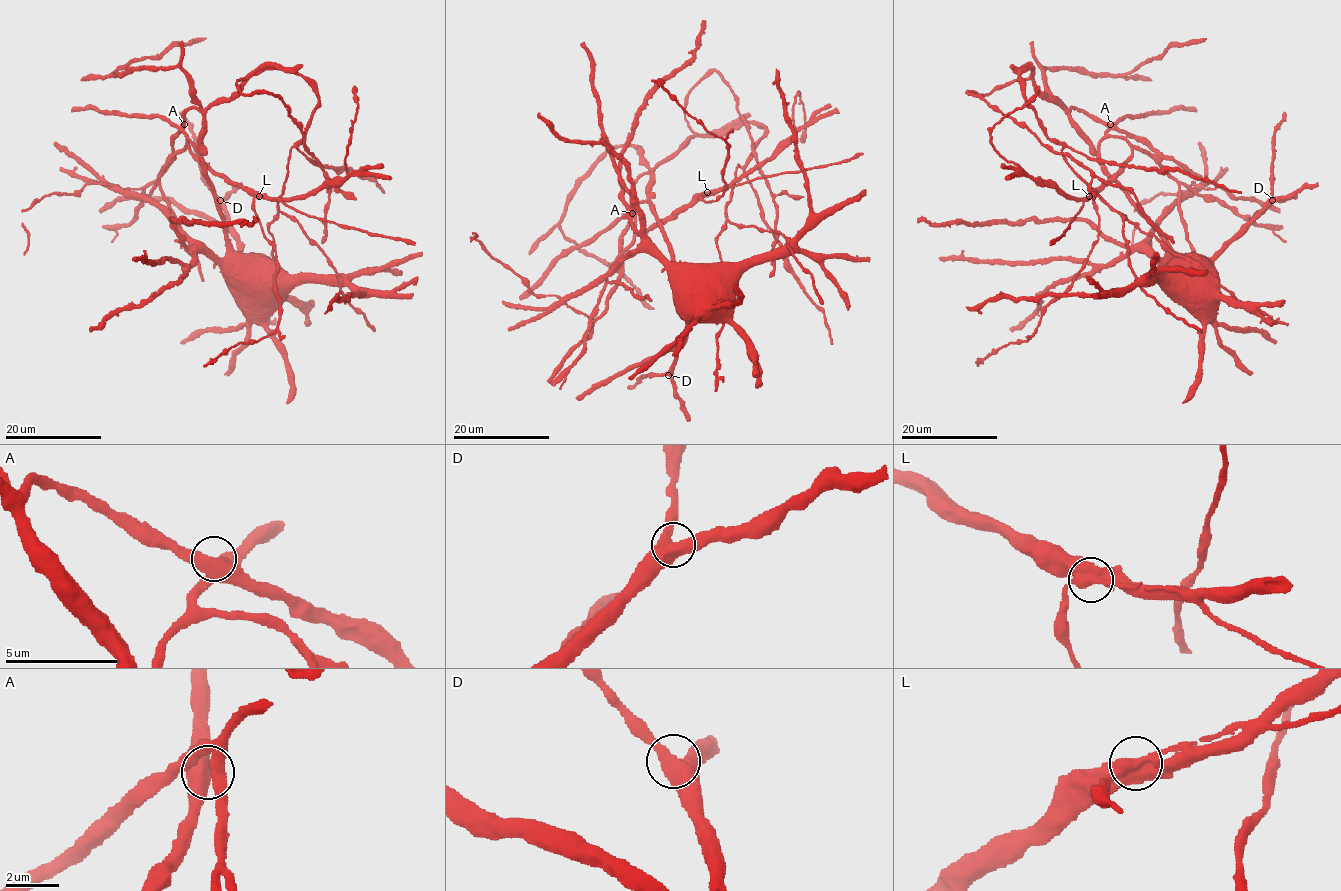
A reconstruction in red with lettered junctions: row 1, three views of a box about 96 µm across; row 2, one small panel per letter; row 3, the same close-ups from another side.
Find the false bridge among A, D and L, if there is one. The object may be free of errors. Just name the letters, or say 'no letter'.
no letter

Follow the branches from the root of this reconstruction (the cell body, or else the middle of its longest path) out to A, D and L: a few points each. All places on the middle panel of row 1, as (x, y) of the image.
A: (703, 287), (692, 286), (675, 269), (672, 248), (652, 206), (640, 202), (630, 211), (632, 213)
D: (703, 287), (711, 288), (710, 294), (690, 315), (687, 338), (668, 375)
L: (703, 287), (711, 288), (675, 269), (652, 206), (635, 209), (643, 235), (707, 193)

